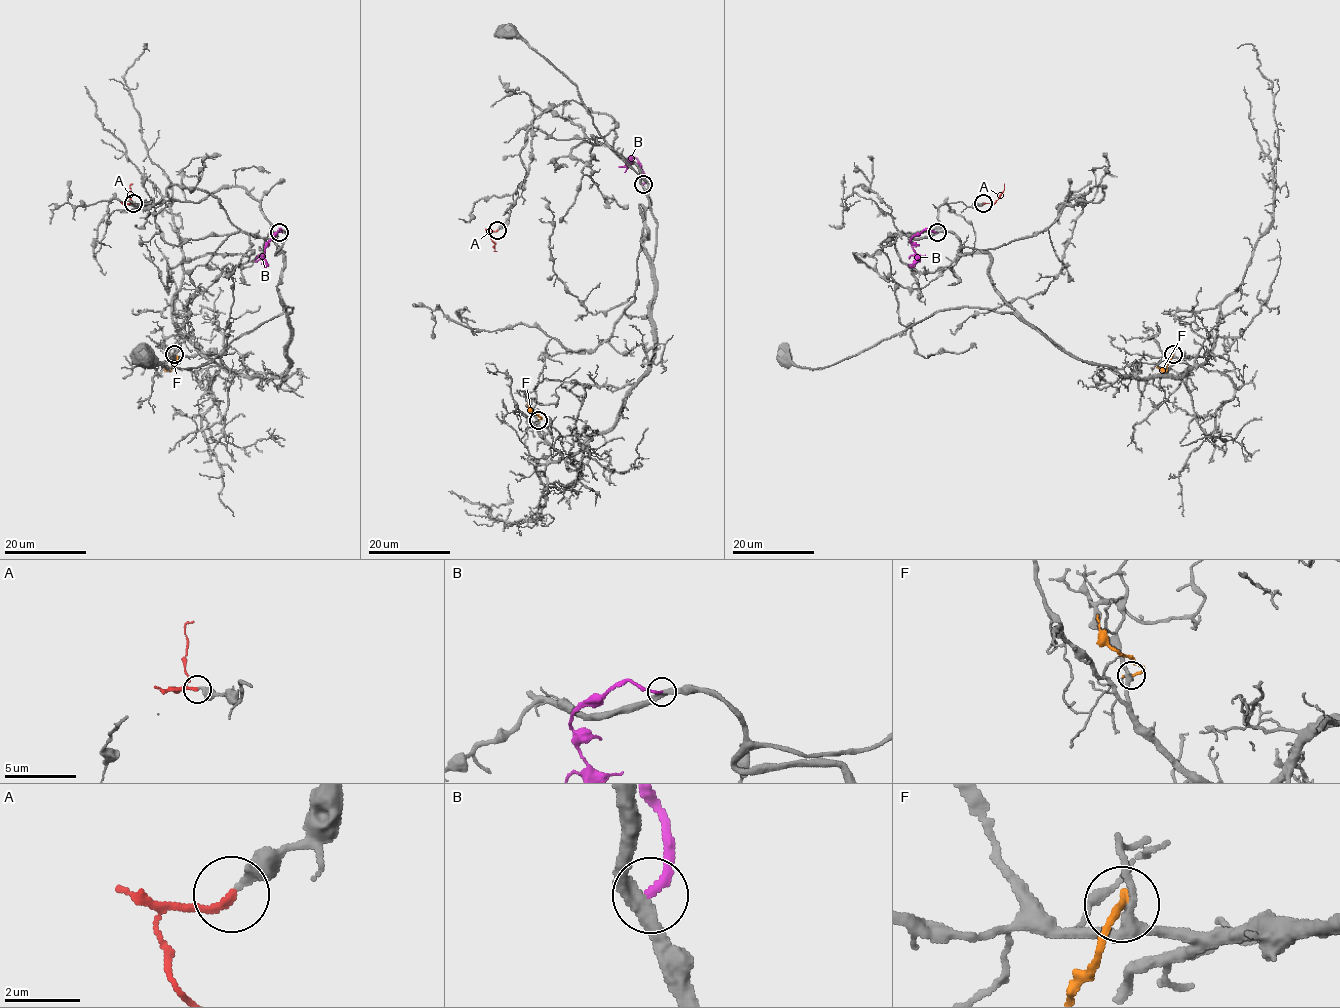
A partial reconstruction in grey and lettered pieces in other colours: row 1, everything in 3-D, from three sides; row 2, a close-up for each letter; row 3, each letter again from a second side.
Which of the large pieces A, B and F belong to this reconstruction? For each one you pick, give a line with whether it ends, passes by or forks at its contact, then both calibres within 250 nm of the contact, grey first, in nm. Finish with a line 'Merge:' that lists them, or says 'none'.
A: It ends there. Thickness 300 nm (grey) against 200 nm
Merge: A

